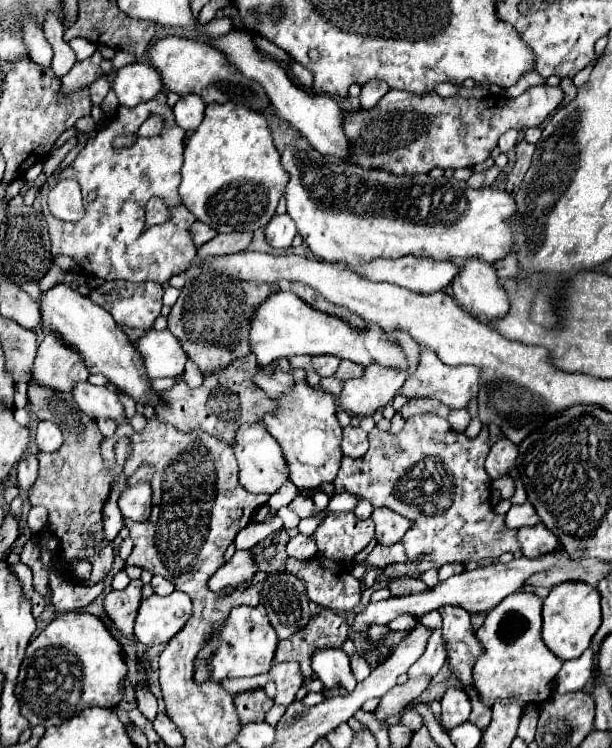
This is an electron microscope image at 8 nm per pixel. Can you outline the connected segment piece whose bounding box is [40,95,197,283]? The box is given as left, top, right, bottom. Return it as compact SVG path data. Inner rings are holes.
M157 95L153 101L141 103L133 109L119 107L111 121L89 137L79 157L67 169L63 169L57 181L75 179L83 189L85 217L81 221L65 223L53 217L47 207L45 191L40 189L43 215L49 227L51 253L73 257L91 277L101 277L107 281L125 279L133 283L167 283L173 275L189 269L191 261L195 259L197 249L189 235L189 225L195 221L195 217L185 209L181 197L177 195L181 181L179 171L183 167L185 131L175 123L173 111L167 107L165 99L165 95ZM151 113L163 117L165 129L161 135L151 139L139 137L137 131ZM121 135L135 135L133 145L127 149L115 149L115 139ZM89 191L97 193L93 201L87 199ZM155 195L169 205L171 219L167 223L147 227L145 205L149 197Z

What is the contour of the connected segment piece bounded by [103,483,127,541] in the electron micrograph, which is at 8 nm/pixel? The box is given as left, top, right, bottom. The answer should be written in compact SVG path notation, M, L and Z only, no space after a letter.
M123 483L115 491L111 491L111 495L103 507L103 537L105 537L105 541L113 541L123 527L123 515L117 507L117 499L125 487L127 487L127 483Z

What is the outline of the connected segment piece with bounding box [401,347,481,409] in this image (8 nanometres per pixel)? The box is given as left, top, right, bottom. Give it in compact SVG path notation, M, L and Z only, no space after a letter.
M427 347L421 349L417 369L407 375L405 385L401 387L401 395L407 399L417 399L417 397L429 397L429 399L439 399L441 403L449 405L451 409L465 409L471 401L471 397L477 397L481 389L481 369L475 365L445 365L441 359Z

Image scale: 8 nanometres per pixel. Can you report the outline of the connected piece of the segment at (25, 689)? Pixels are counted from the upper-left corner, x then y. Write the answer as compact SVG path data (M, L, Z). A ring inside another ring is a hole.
M61 613L25 649L25 659L17 681L21 713L31 727L55 727L85 707L117 707L123 699L127 665L121 643L111 635L97 615Z

